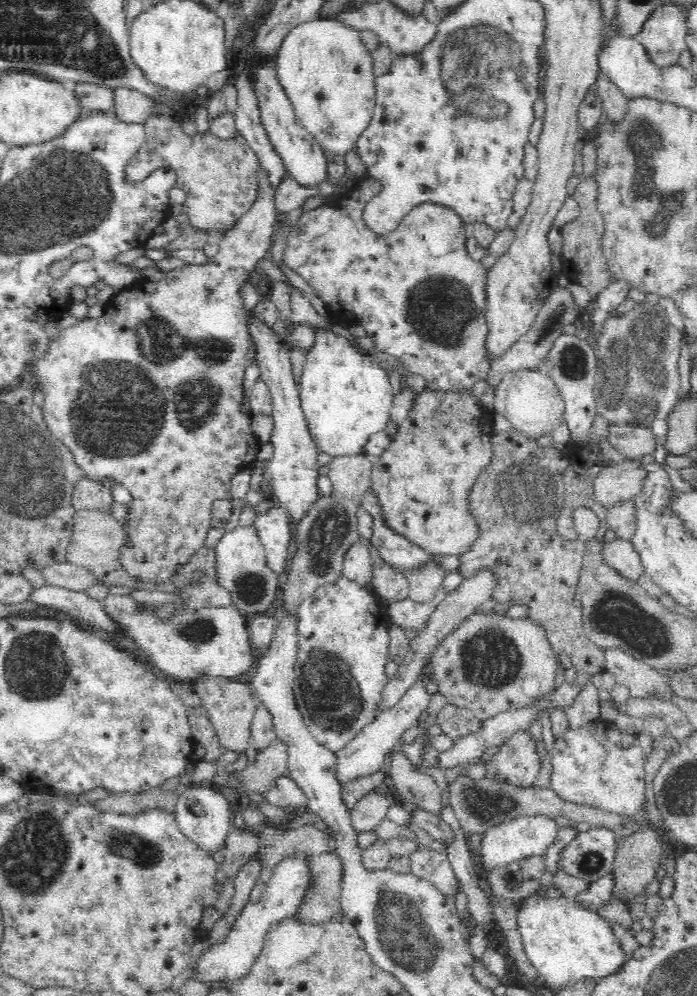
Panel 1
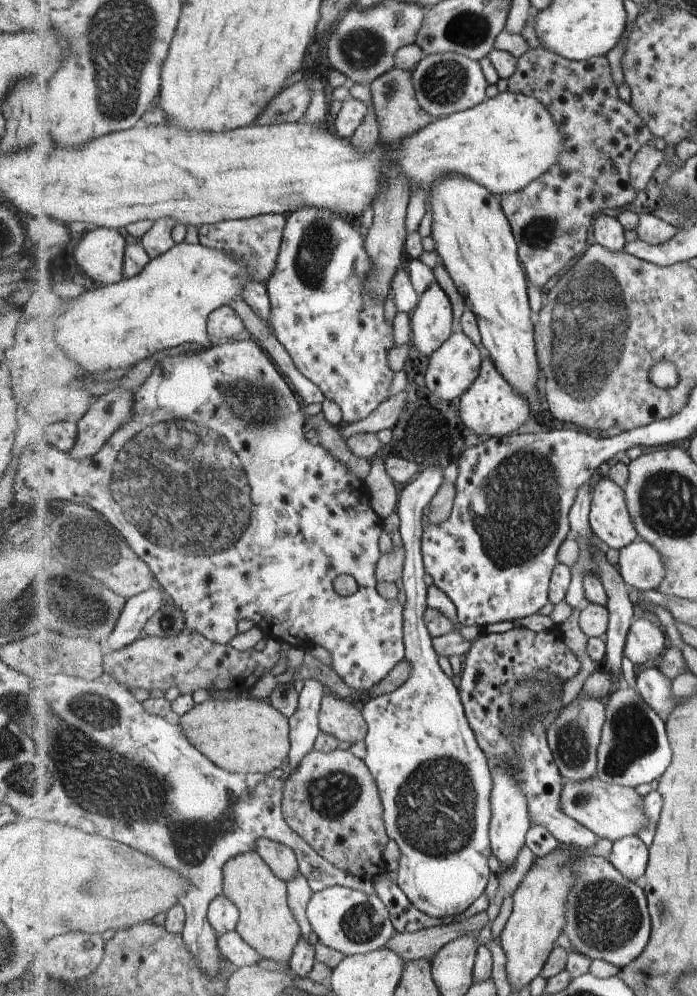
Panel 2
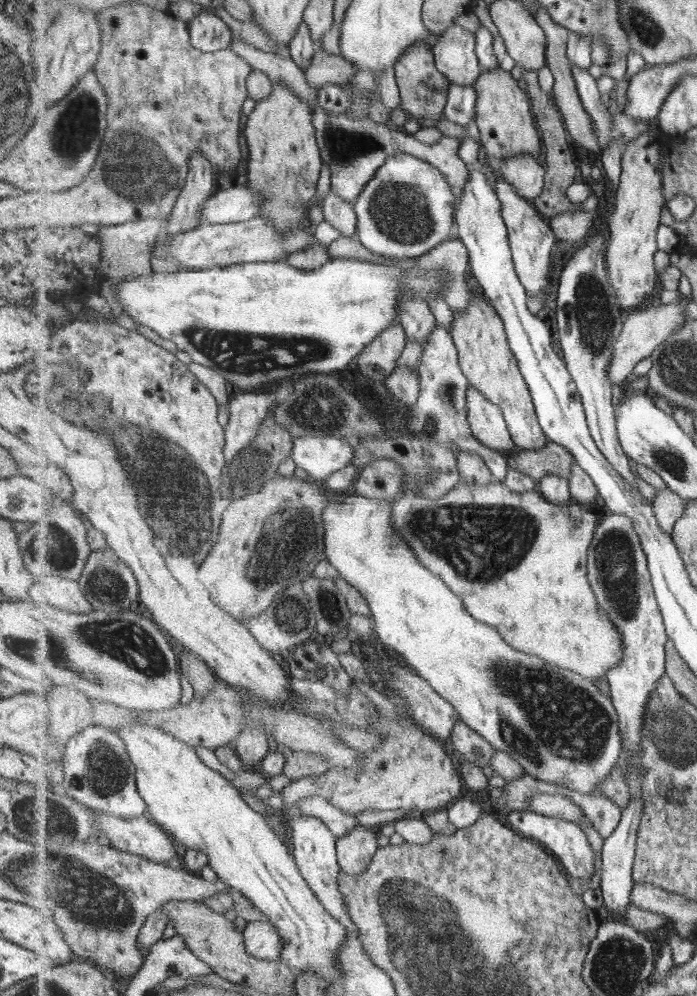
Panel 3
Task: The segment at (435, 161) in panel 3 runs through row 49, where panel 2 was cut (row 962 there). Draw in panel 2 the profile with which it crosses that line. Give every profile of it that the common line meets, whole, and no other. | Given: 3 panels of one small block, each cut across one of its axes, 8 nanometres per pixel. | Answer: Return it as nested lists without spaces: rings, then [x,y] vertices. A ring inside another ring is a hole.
[[[230,931],[219,936],[218,948],[225,959],[239,968],[254,966],[259,960],[265,959],[248,942],[245,942],[237,931]]]

